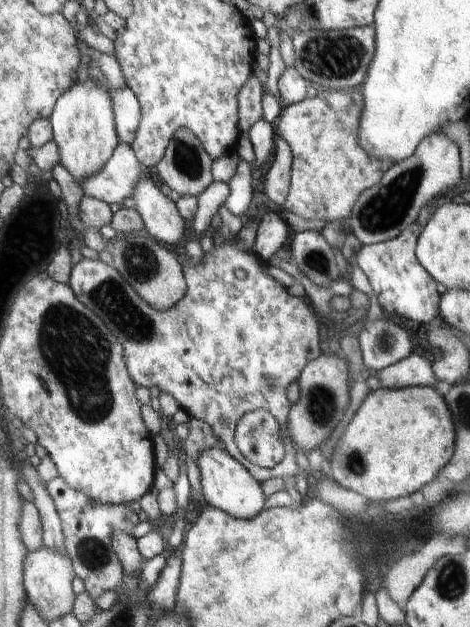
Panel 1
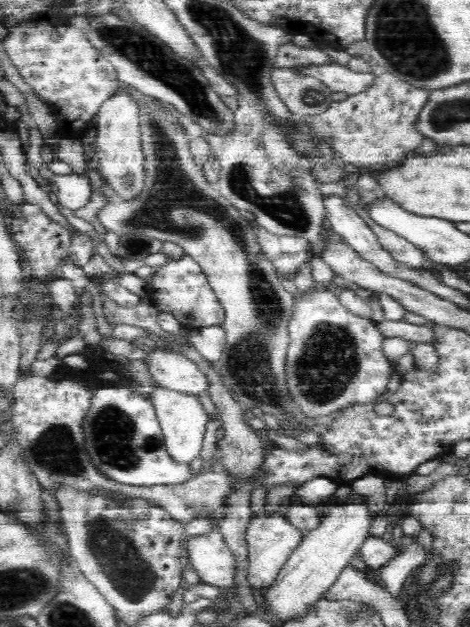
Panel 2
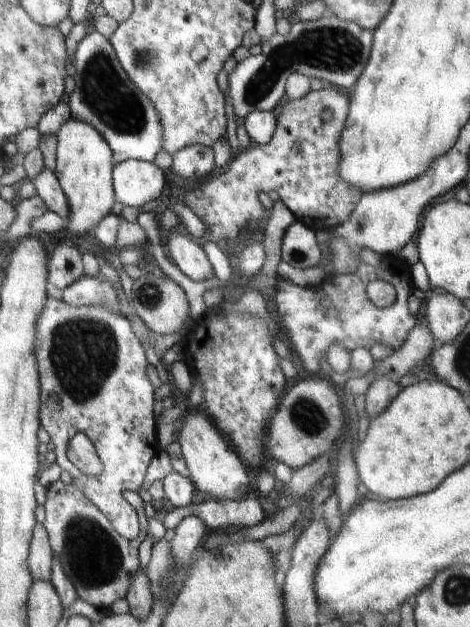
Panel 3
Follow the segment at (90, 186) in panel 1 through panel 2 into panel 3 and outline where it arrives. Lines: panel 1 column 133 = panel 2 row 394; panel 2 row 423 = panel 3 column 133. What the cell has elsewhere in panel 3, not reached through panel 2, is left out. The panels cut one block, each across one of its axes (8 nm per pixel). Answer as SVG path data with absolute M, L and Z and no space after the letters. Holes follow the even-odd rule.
M130 159L115 169L115 188L118 203L140 208L156 200L164 190L164 173L154 163Z

